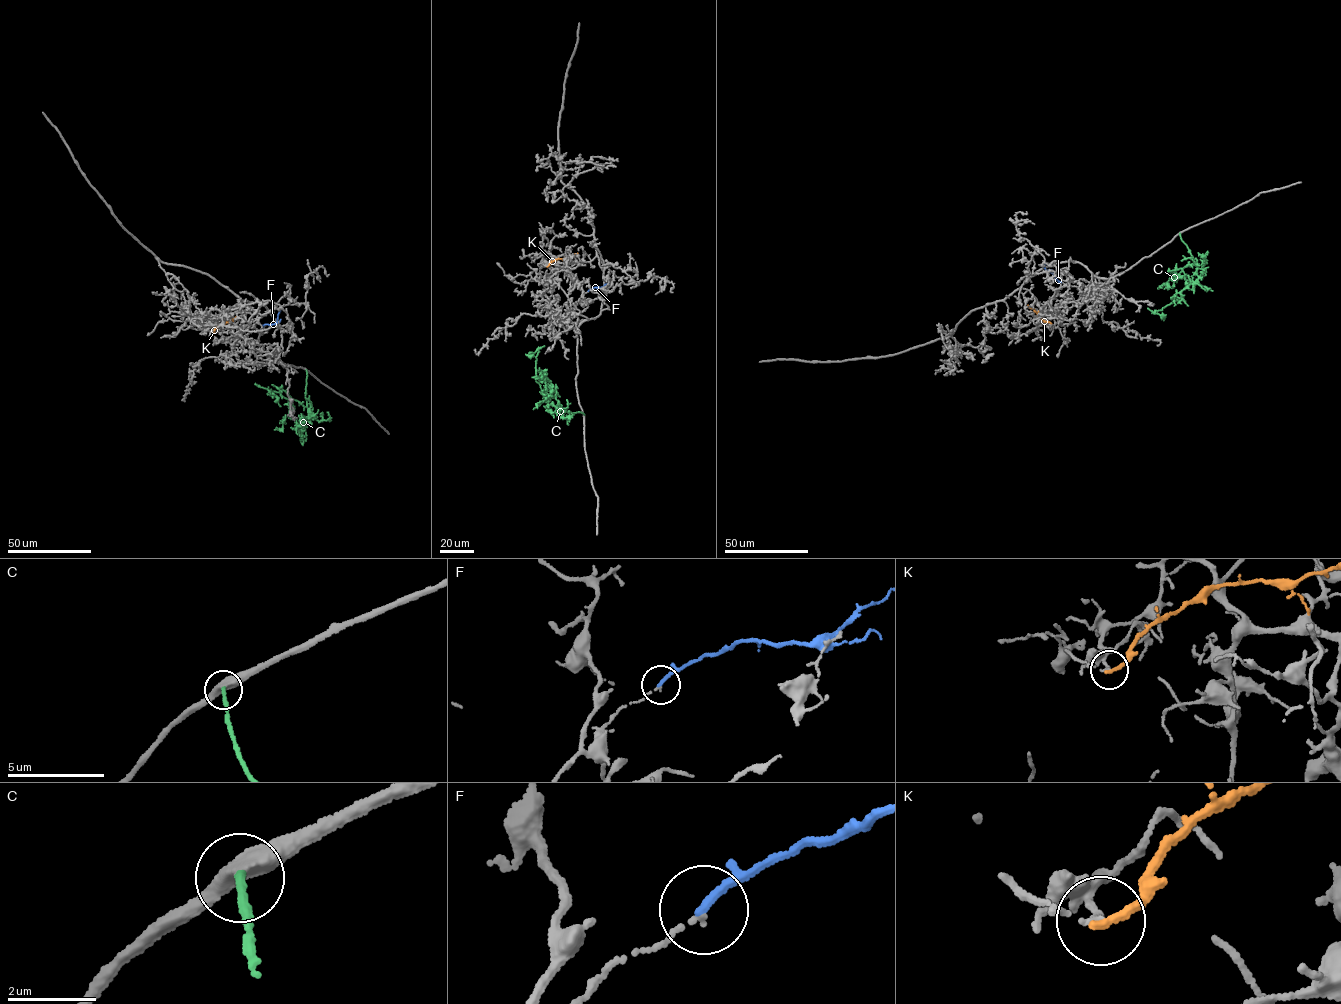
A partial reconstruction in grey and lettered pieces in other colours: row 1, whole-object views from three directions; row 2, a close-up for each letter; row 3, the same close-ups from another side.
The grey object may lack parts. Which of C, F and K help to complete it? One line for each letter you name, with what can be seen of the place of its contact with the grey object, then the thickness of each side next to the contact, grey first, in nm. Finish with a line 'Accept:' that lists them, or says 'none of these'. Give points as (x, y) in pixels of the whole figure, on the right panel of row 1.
C: meets grey at (1179, 233); 320 nm thick on the grey side, 170 nm on the other
Accept: C

